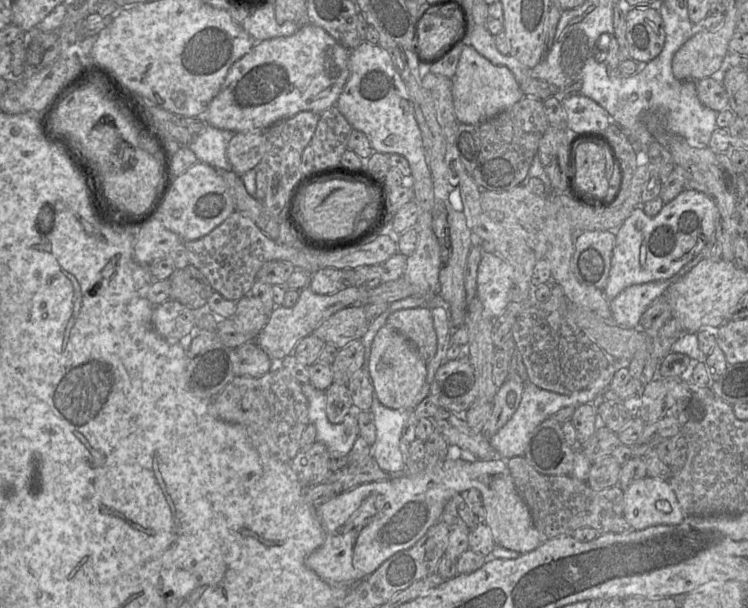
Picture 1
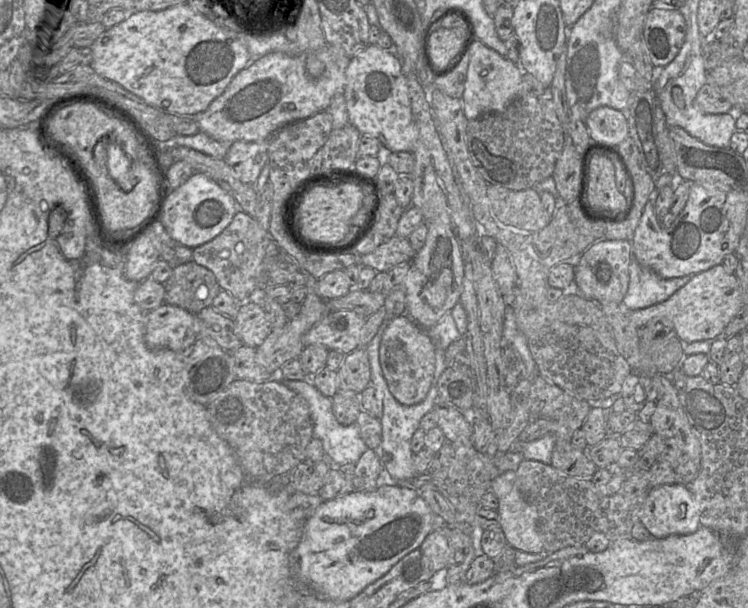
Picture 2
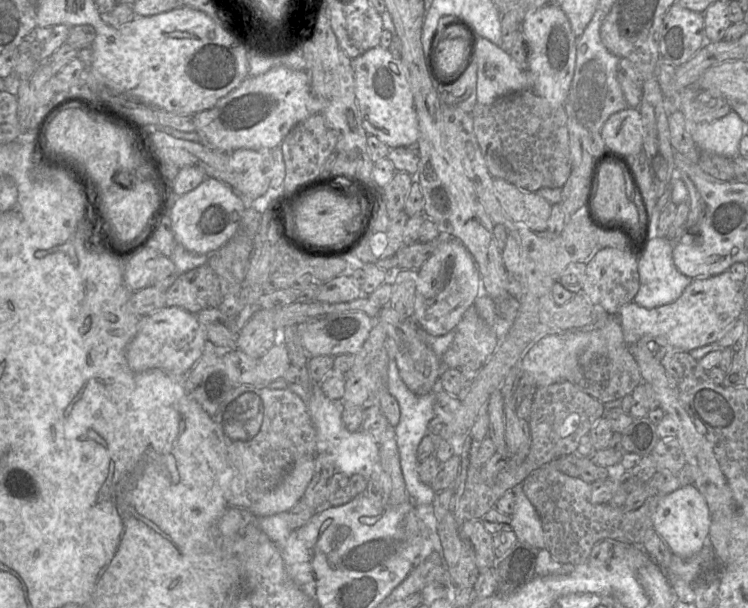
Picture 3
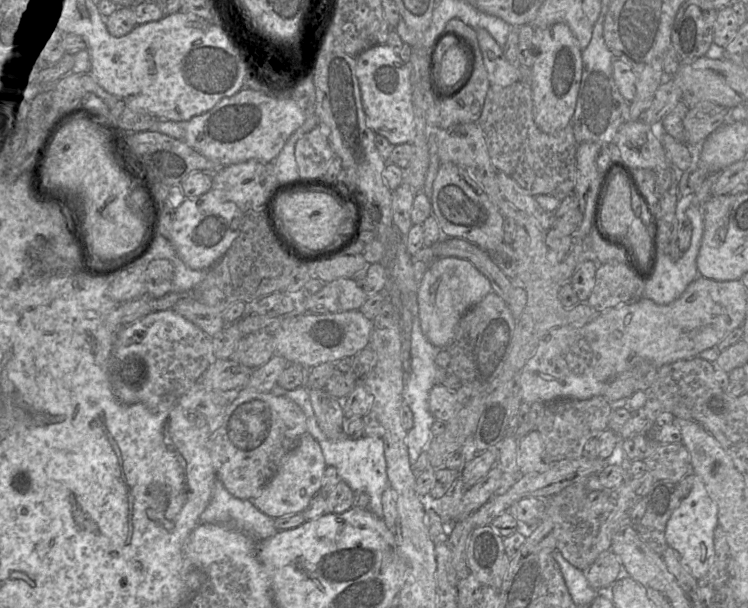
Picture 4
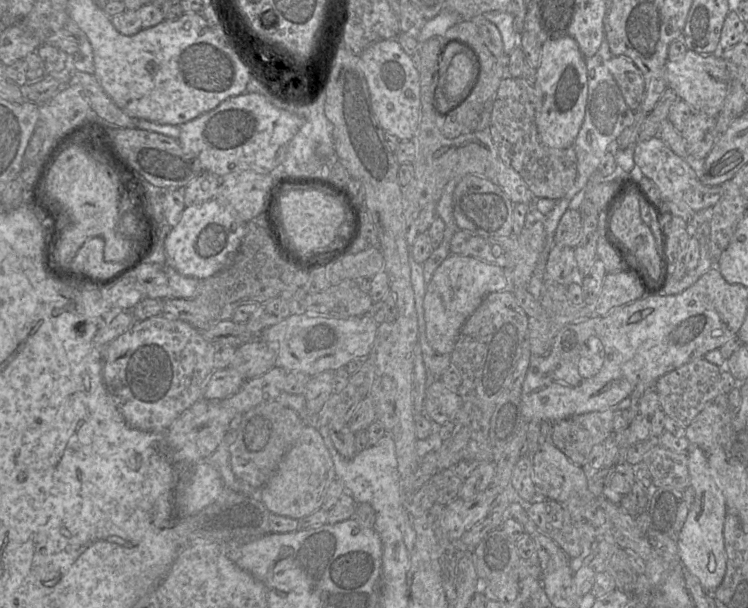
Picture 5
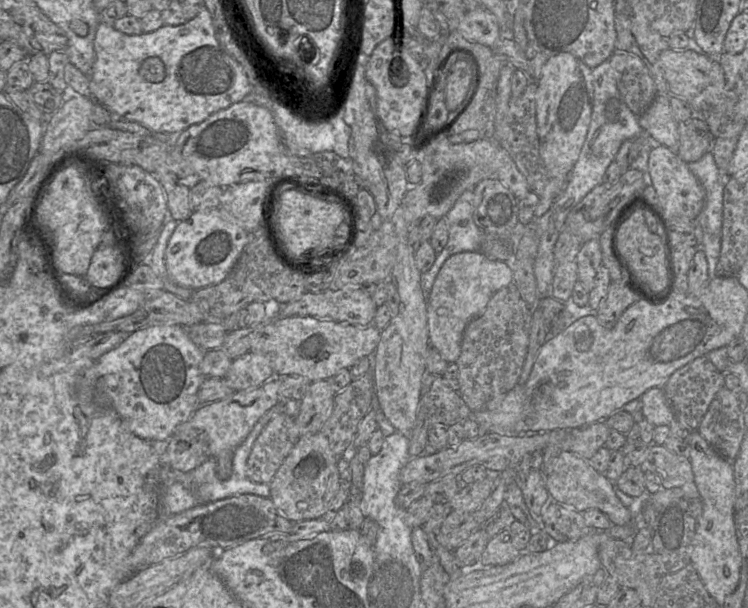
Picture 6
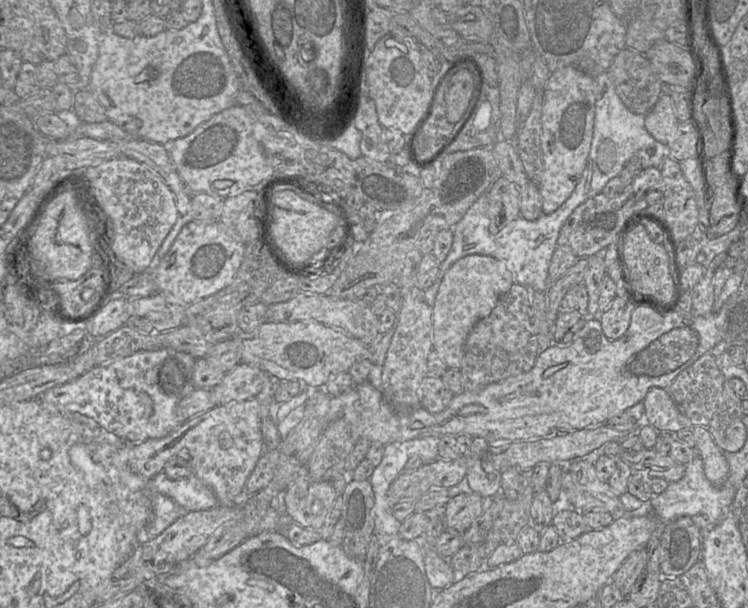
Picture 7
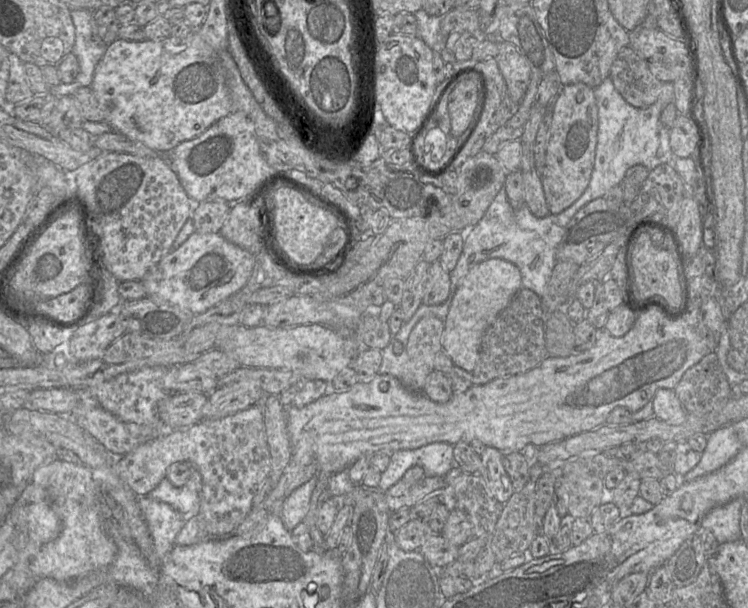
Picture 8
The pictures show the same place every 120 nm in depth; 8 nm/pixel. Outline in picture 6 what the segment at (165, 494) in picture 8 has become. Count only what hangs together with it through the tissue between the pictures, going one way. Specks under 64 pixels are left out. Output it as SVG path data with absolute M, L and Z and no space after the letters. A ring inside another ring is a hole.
M262 419L253 427L247 438L235 449L232 462L232 474L227 480L221 480L216 475L216 461L209 457L198 467L193 470L183 473L164 467L162 470L162 493L165 487L171 485L174 481L180 482L184 487L192 491L199 499L200 504L208 503L224 498L232 497L241 494L253 494L261 497L269 497L270 488L265 483L253 483L246 476L246 462L251 452L253 441L257 438L261 430Z

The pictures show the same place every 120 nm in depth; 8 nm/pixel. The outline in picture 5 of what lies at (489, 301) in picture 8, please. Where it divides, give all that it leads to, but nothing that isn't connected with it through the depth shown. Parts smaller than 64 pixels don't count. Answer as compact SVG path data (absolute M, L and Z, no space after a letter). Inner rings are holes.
M450 254L435 270L426 285L424 319L426 336L439 354L451 354L465 321L490 293L509 289L511 280L505 269L471 256Z

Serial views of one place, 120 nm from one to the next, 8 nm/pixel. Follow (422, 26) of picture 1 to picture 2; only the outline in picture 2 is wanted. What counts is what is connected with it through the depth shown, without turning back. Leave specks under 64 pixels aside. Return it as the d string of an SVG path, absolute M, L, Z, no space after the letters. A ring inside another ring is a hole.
M441 27L429 39L429 52L439 70L449 70L459 57L463 45L464 32L457 28Z

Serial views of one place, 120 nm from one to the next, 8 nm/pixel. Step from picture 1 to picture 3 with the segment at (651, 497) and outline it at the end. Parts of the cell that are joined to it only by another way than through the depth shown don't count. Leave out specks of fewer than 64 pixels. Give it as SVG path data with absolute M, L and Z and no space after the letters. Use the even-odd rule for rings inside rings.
M695 485L680 486L664 496L653 515L653 528L665 541L673 554L690 559L708 544L712 516L706 499Z

